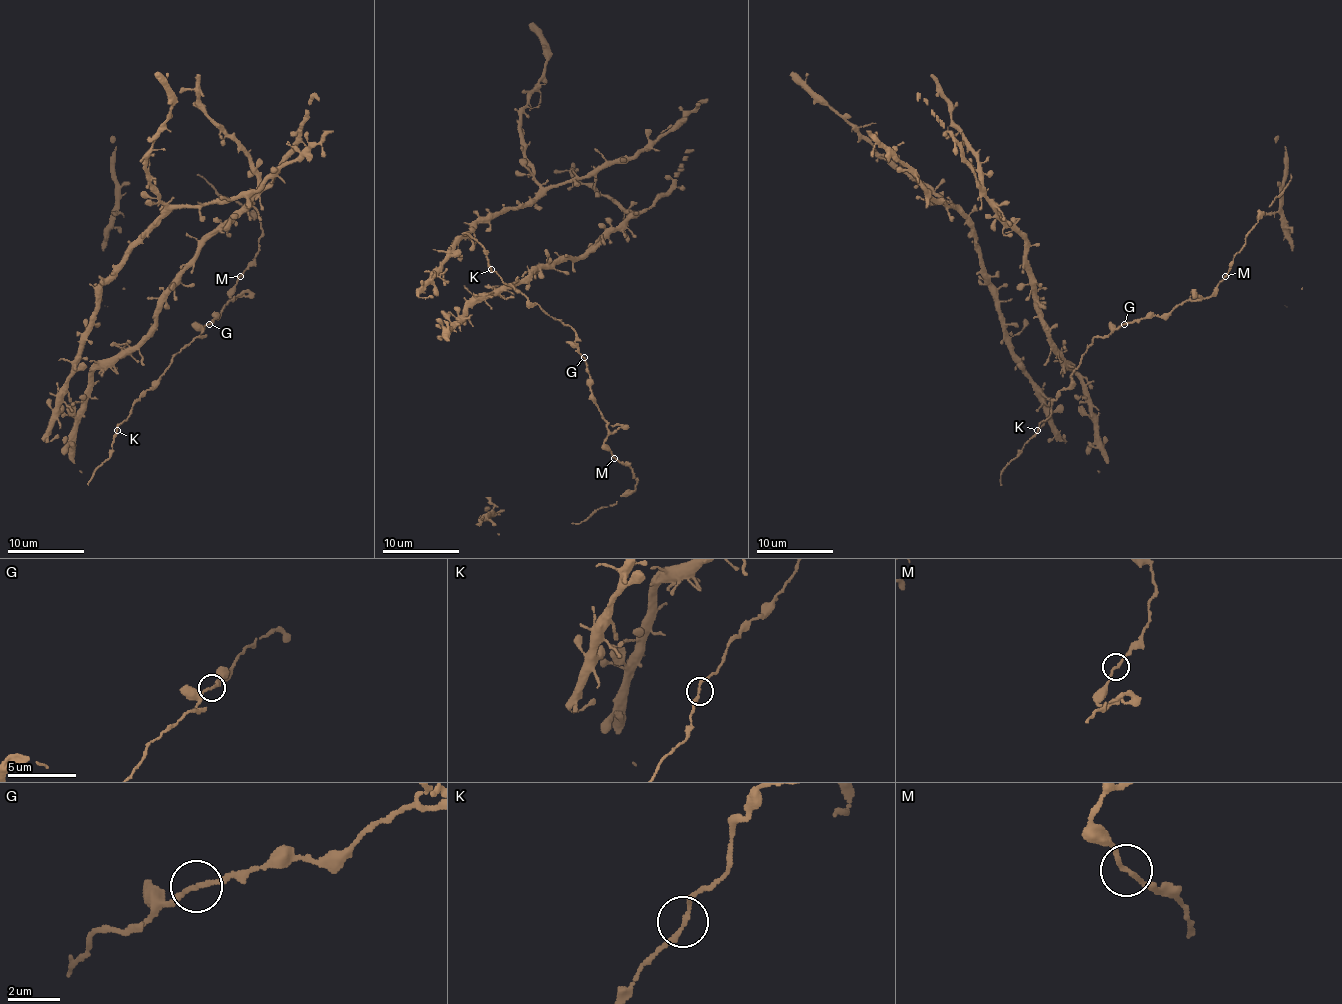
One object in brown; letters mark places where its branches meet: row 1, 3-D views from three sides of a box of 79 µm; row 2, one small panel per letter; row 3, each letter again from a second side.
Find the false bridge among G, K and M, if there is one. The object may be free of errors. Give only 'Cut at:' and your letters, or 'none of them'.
Cut at: none of them

